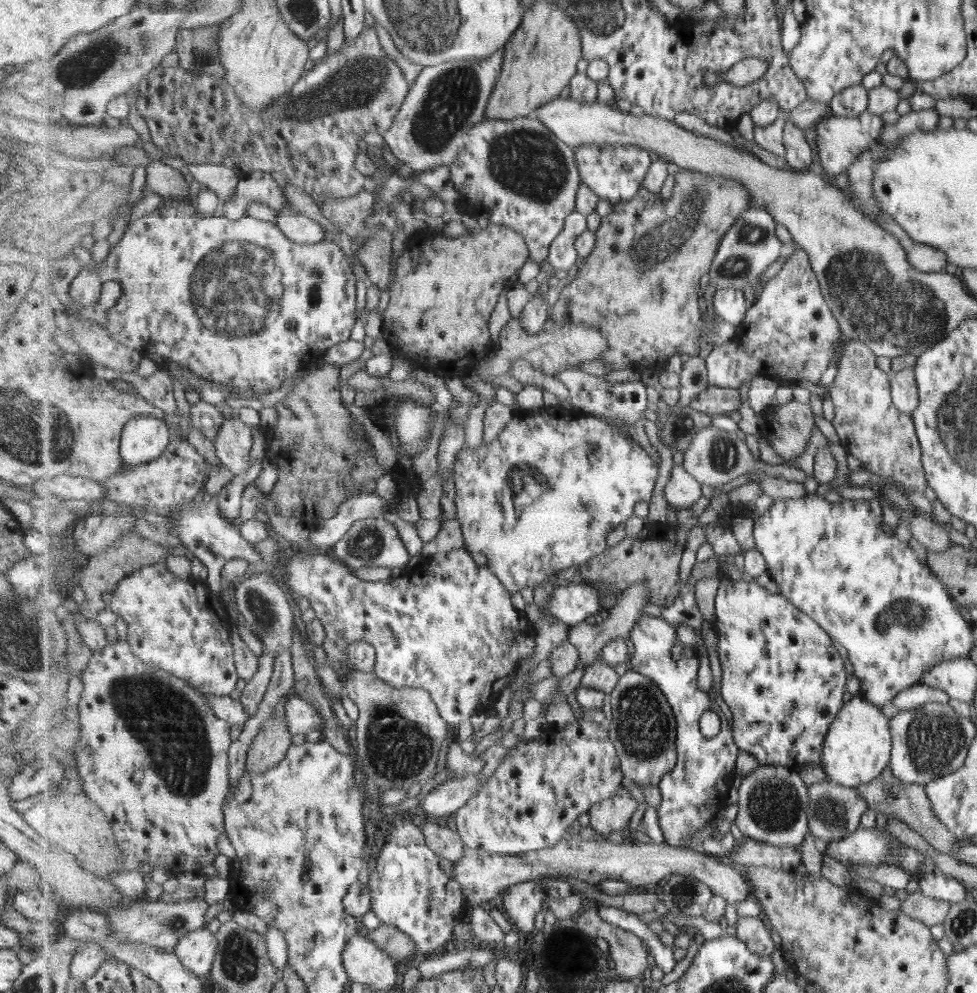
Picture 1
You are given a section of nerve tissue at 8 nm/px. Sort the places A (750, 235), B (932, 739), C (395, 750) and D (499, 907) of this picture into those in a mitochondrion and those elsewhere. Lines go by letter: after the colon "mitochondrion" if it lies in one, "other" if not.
A: mitochondrion
B: mitochondrion
C: mitochondrion
D: other

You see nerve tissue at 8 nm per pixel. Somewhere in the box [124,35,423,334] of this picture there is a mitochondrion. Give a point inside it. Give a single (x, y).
(355, 85)

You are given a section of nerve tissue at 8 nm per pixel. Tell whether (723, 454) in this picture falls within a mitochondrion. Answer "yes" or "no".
yes

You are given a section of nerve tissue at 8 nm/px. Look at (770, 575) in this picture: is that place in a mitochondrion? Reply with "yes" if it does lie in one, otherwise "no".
no

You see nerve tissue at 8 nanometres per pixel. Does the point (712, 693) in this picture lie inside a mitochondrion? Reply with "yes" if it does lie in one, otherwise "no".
no

